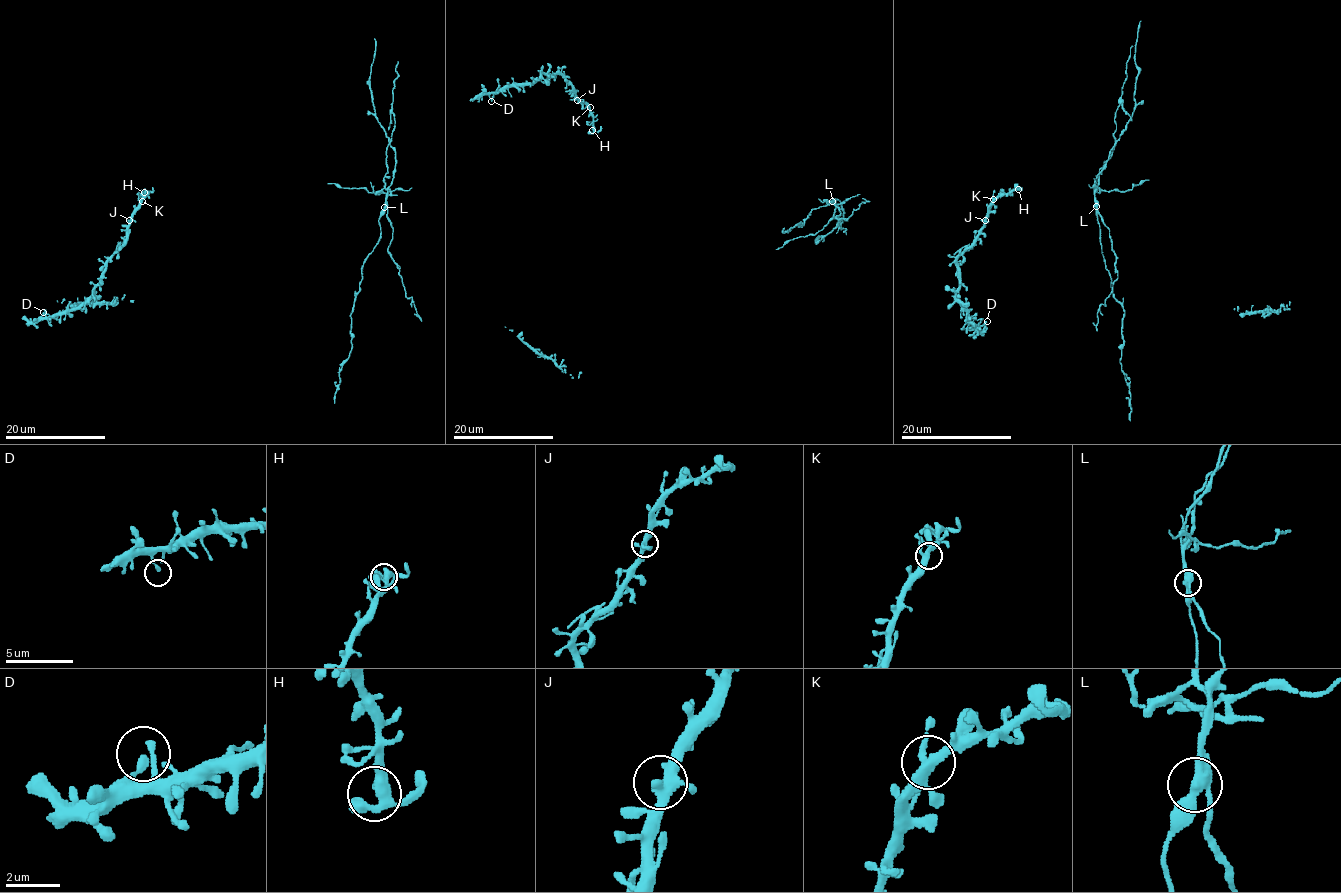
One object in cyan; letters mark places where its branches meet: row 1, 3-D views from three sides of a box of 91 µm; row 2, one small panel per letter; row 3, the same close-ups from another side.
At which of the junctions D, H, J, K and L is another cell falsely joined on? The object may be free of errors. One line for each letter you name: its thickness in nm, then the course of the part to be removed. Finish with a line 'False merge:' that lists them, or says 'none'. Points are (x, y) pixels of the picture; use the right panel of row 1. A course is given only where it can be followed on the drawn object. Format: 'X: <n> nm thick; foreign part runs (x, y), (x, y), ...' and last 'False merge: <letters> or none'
L: 360 nm thick; foreign part runs (1096, 206), (1093, 184), (1134, 109), (1133, 93), (1139, 72), (1134, 61), (1140, 21)
False merge: L

